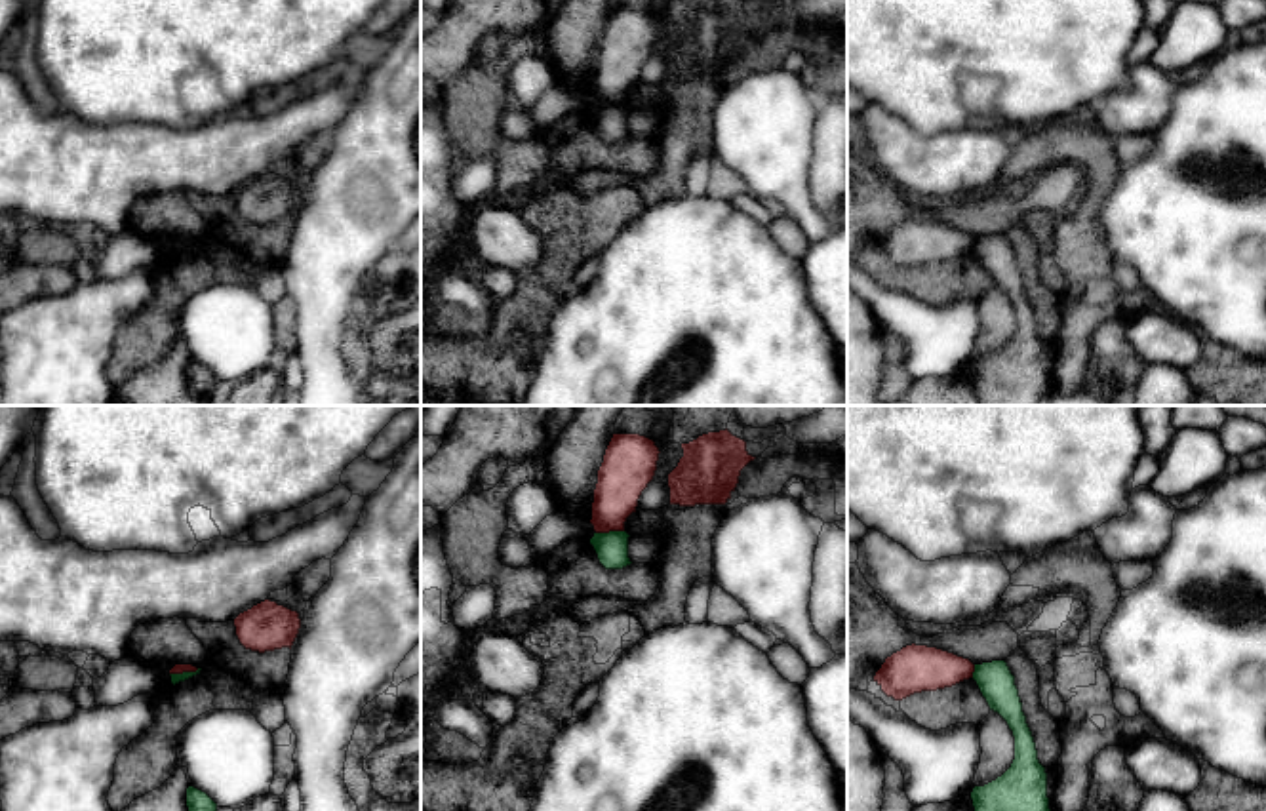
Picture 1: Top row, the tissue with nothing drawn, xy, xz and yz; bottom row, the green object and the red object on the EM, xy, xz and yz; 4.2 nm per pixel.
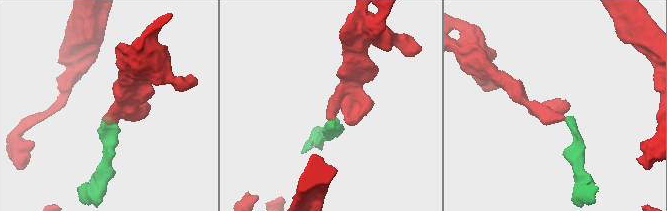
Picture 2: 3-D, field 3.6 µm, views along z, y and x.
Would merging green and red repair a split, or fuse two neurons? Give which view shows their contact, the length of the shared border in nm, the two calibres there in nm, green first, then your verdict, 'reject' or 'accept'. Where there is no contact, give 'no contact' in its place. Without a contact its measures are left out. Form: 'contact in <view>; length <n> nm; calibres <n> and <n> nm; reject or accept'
contact in xz; length 120 nm; calibres 140 and 200 nm; reject

